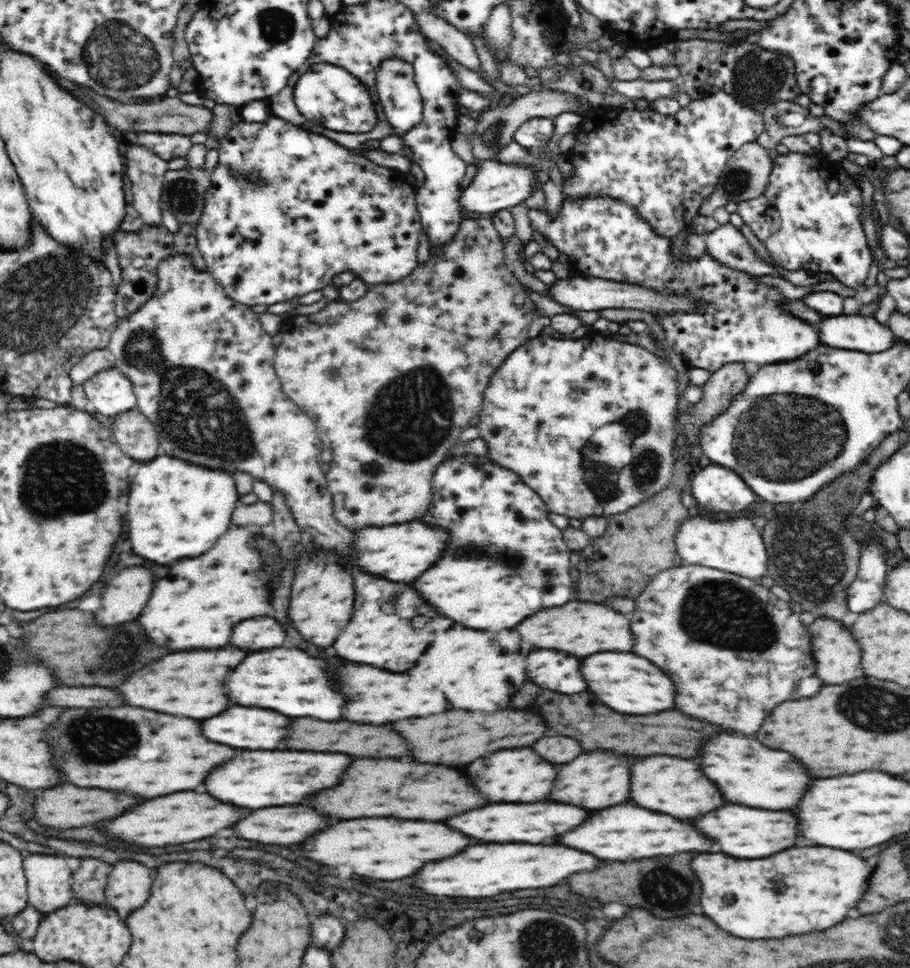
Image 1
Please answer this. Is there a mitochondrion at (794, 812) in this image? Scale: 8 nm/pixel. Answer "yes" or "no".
no

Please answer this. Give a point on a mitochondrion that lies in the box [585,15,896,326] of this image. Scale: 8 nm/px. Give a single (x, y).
(756, 71)

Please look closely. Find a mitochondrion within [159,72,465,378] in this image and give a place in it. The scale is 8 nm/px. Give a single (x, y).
(183, 195)

